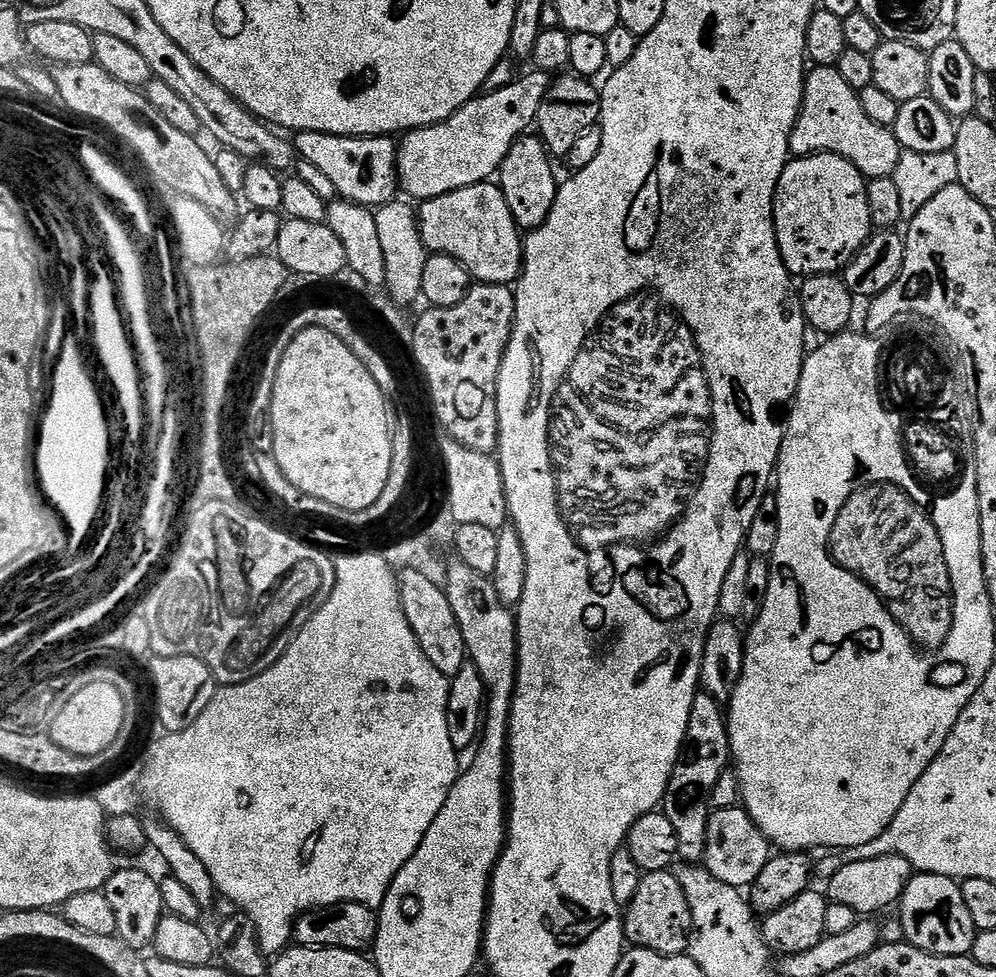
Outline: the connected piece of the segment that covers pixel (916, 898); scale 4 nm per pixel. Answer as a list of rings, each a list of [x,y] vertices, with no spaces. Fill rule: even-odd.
[[[925,872],[913,875],[900,896],[899,908],[903,939],[918,950],[935,956],[967,956],[971,953],[977,931],[957,881]]]

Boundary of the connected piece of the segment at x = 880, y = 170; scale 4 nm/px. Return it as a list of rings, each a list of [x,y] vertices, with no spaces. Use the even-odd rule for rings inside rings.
[[[813,67],[804,77],[804,101],[800,107],[800,116],[796,119],[796,125],[790,137],[790,152],[793,157],[814,156],[818,152],[829,152],[835,156],[846,158],[869,181],[874,179],[886,179],[892,177],[898,166],[898,158],[901,154],[898,138],[893,129],[886,126],[878,126],[862,110],[860,94],[849,86],[834,68]]]

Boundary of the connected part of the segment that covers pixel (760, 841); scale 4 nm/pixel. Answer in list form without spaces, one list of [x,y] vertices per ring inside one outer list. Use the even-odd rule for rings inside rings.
[[[743,806],[717,808],[709,815],[702,864],[710,874],[714,874],[714,878],[718,878],[718,882],[726,882],[726,886],[741,890],[751,889],[758,874],[762,874],[766,862],[771,860],[773,855],[773,845],[764,837],[762,830],[758,830],[758,826]]]

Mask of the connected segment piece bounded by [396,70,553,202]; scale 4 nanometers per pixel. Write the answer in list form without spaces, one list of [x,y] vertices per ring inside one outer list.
[[[529,71],[525,76],[517,75],[512,83],[501,89],[476,95],[442,122],[403,133],[396,145],[396,179],[399,189],[416,198],[416,201],[423,202],[466,186],[491,181],[499,173],[510,146],[514,146],[514,142],[535,125],[538,110],[546,98],[548,87],[552,85],[553,77],[547,71]]]

